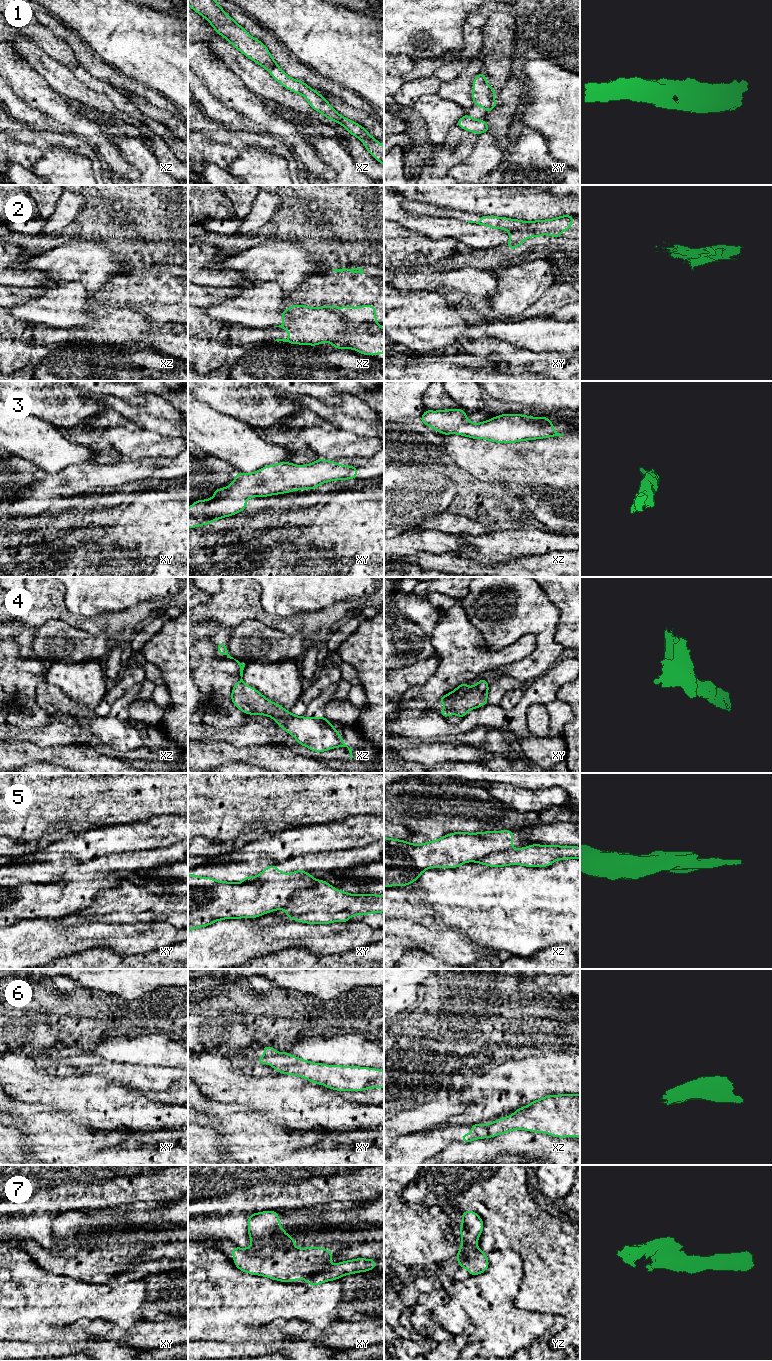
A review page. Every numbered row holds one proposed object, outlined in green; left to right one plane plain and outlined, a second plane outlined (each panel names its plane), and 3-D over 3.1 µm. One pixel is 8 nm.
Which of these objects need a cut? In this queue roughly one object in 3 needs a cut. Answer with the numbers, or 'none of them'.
5

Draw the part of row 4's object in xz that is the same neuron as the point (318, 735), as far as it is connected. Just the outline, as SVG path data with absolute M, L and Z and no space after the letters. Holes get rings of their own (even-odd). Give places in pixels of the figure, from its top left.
M217 643L218 654L219 655L226 655L227 658L234 659L228 654L228 650L226 649L225 643ZM234 659L239 667L240 667L240 676L241 679L234 685L231 694L231 700L233 704L240 709L245 714L250 715L265 715L274 719L278 726L284 729L287 733L292 735L297 742L302 745L306 746L312 751L315 752L324 752L329 749L338 748L338 747L347 747L350 753L350 758L352 757L352 749L349 748L344 740L340 737L339 731L337 731L330 721L325 719L322 715L319 715L317 719L312 717L303 717L303 716L296 716L293 715L290 711L286 711L280 704L273 703L272 701L268 700L265 696L263 696L259 691L257 691L252 686L247 686L242 677L243 677L243 670L245 664L240 663L238 660Z

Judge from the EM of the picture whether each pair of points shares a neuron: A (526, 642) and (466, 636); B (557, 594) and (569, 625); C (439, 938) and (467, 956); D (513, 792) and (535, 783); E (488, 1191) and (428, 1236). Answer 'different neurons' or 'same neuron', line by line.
A: same neuron
B: same neuron
C: same neuron
D: different neurons
E: different neurons

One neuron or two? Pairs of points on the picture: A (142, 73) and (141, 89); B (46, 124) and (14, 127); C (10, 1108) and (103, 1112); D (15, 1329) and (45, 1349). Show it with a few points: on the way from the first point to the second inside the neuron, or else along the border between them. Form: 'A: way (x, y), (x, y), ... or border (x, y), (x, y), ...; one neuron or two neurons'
A: border (129, 78), (143, 83), (161, 95); two neurons
B: border (10, 115), (35, 129), (52, 132); two neurons
C: border (48, 1106), (53, 1111); two neurons
D: border (33, 1341), (37, 1343); two neurons

